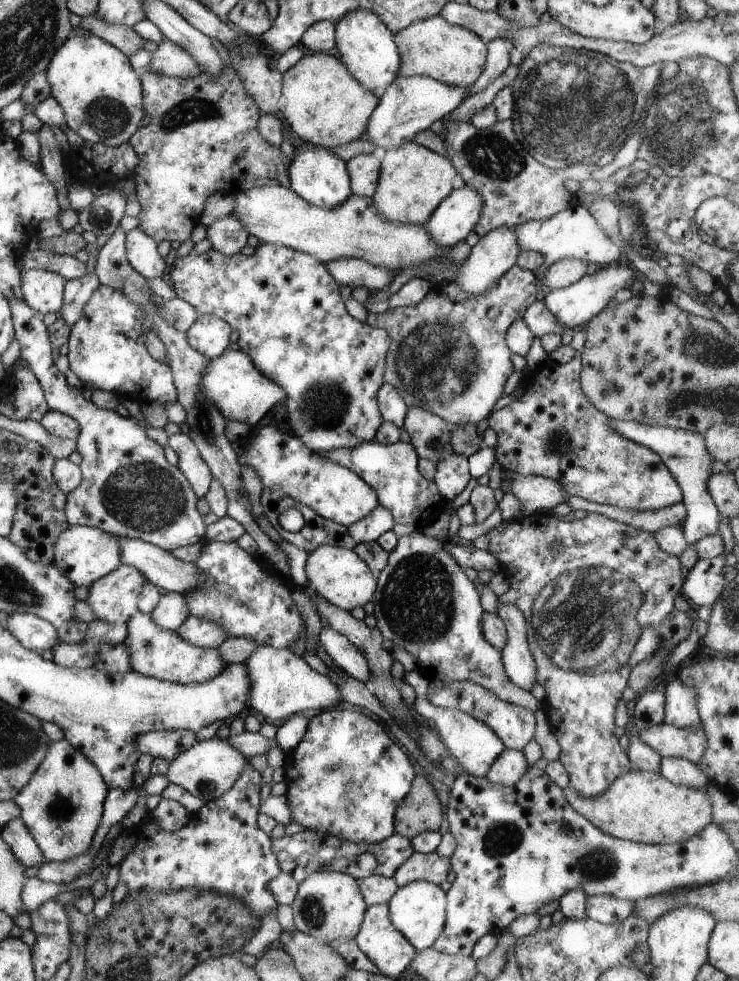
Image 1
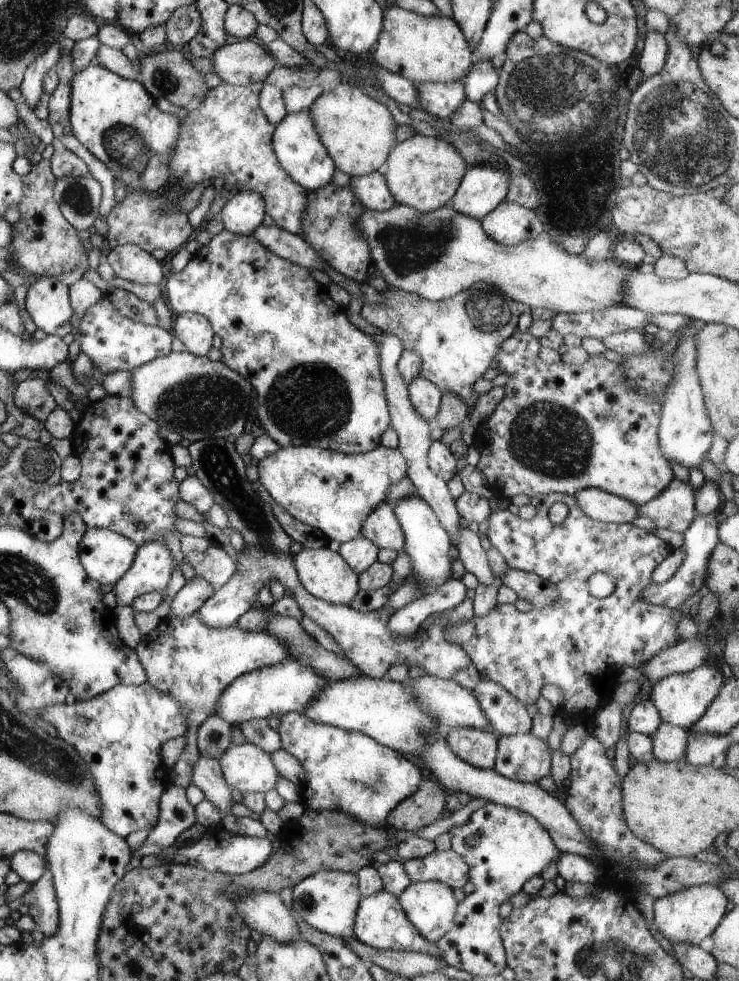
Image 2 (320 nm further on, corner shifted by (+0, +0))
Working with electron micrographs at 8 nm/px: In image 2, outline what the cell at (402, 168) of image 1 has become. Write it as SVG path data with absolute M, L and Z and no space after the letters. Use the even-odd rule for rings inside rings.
M415 134L402 142L396 142L390 149L383 172L398 204L427 213L451 202L468 169L467 162L452 143Z

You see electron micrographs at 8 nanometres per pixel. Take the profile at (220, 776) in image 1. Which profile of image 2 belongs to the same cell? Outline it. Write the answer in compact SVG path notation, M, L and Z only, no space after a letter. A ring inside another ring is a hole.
M248 742L231 744L218 762L228 786L242 793L265 794L275 789L281 777L271 756Z

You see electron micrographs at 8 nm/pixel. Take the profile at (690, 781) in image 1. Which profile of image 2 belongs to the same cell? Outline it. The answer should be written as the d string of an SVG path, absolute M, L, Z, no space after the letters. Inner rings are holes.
M661 721L650 738L653 740L654 758L663 763L683 759L688 742L687 729Z

